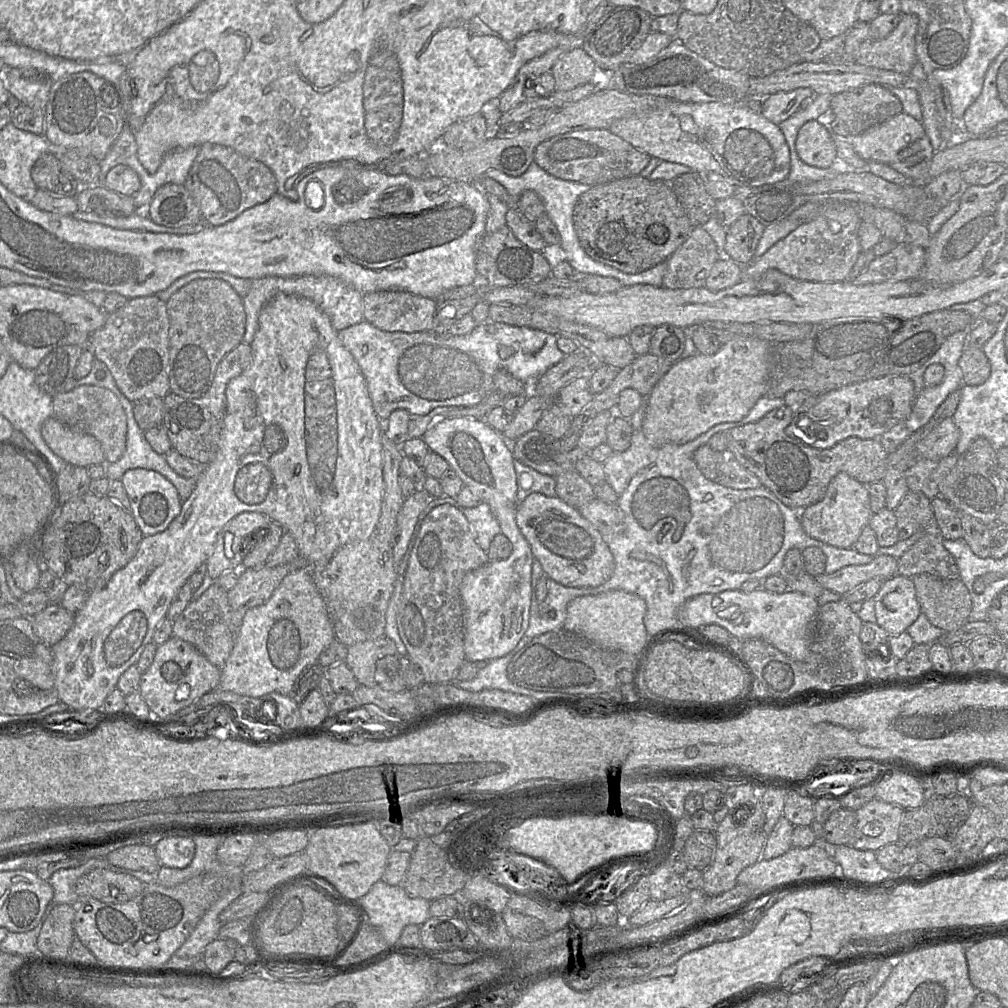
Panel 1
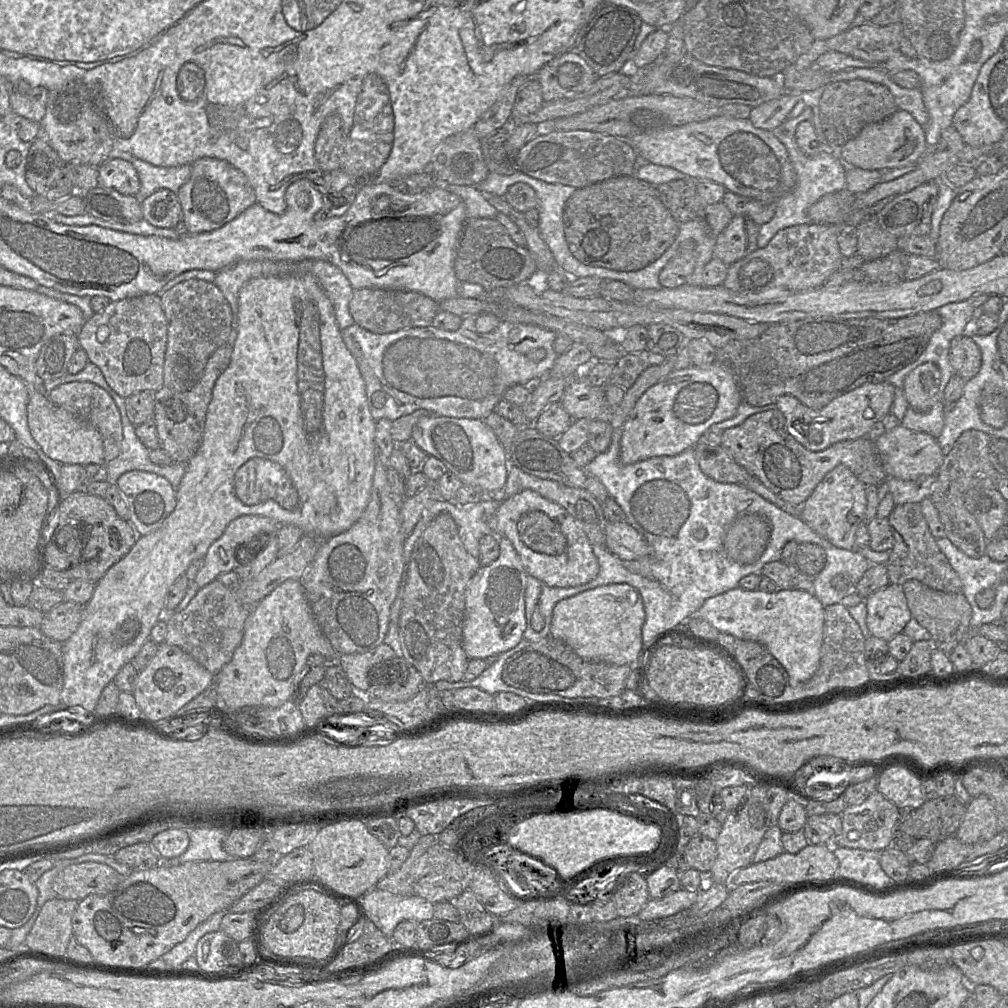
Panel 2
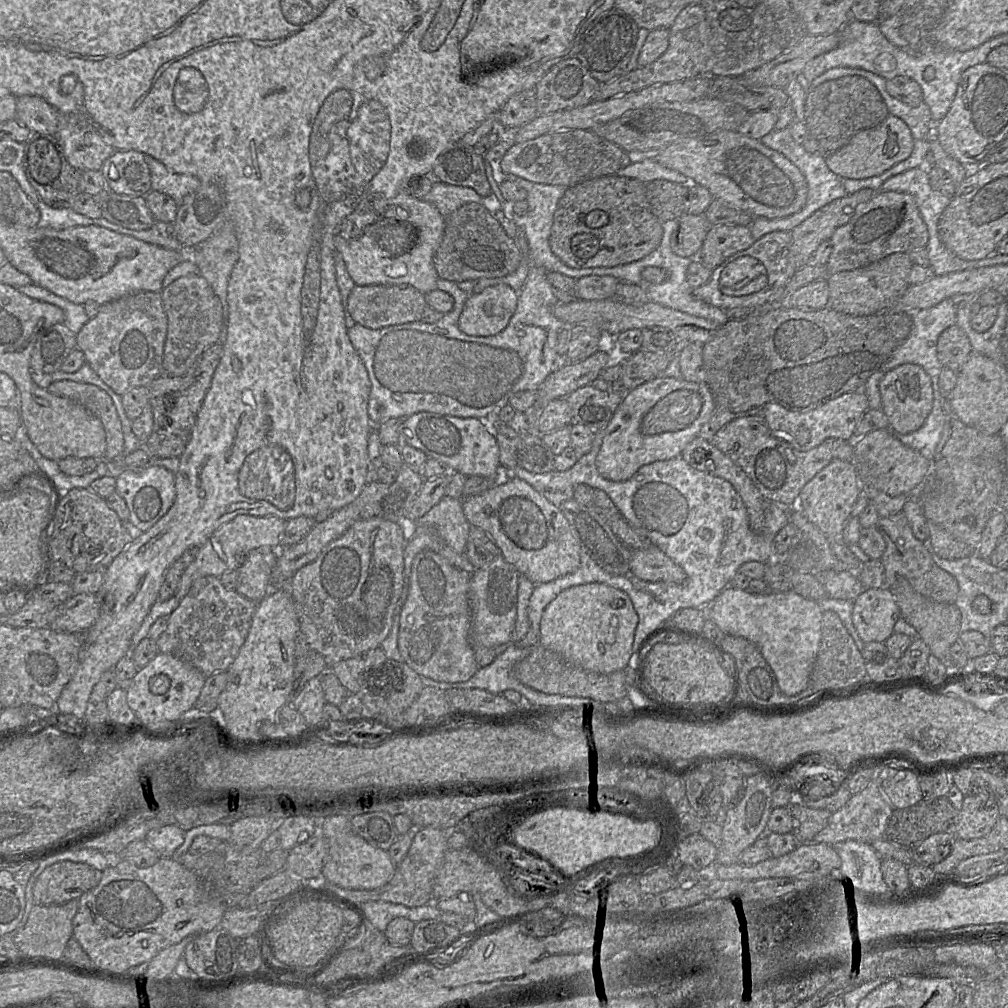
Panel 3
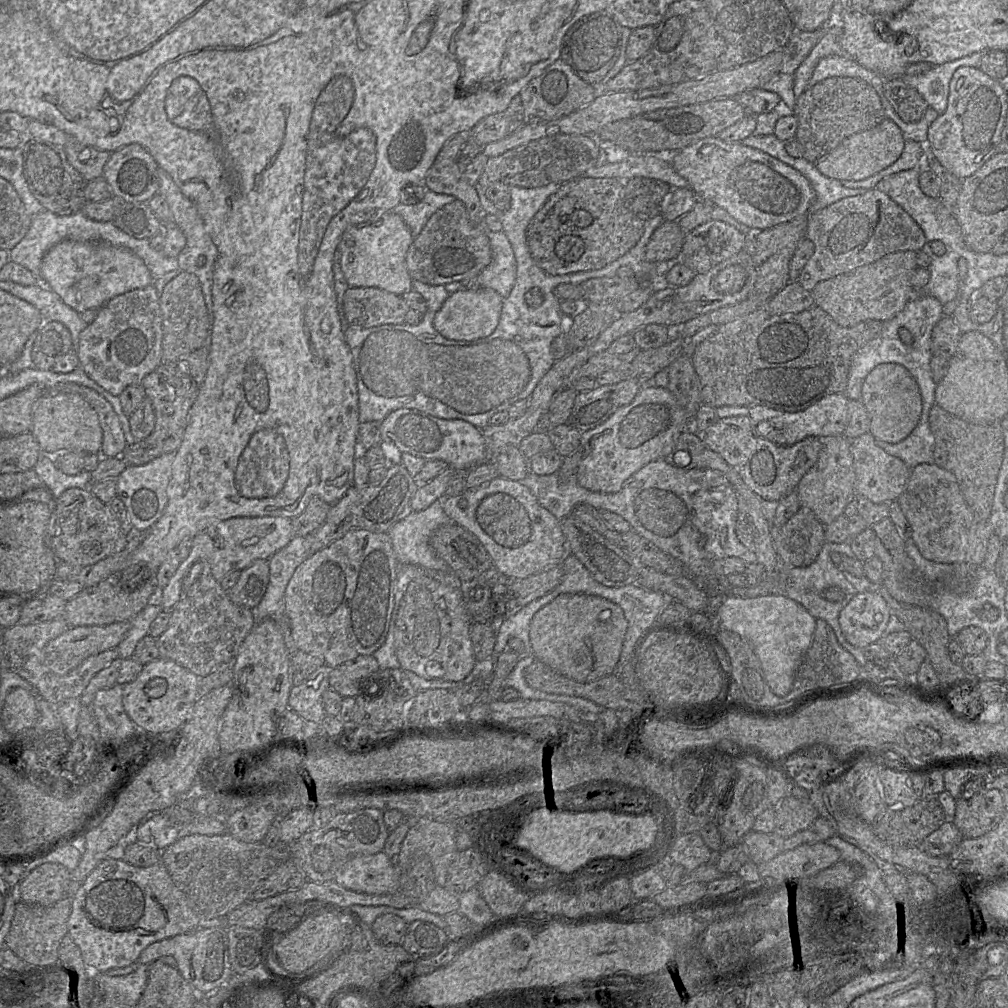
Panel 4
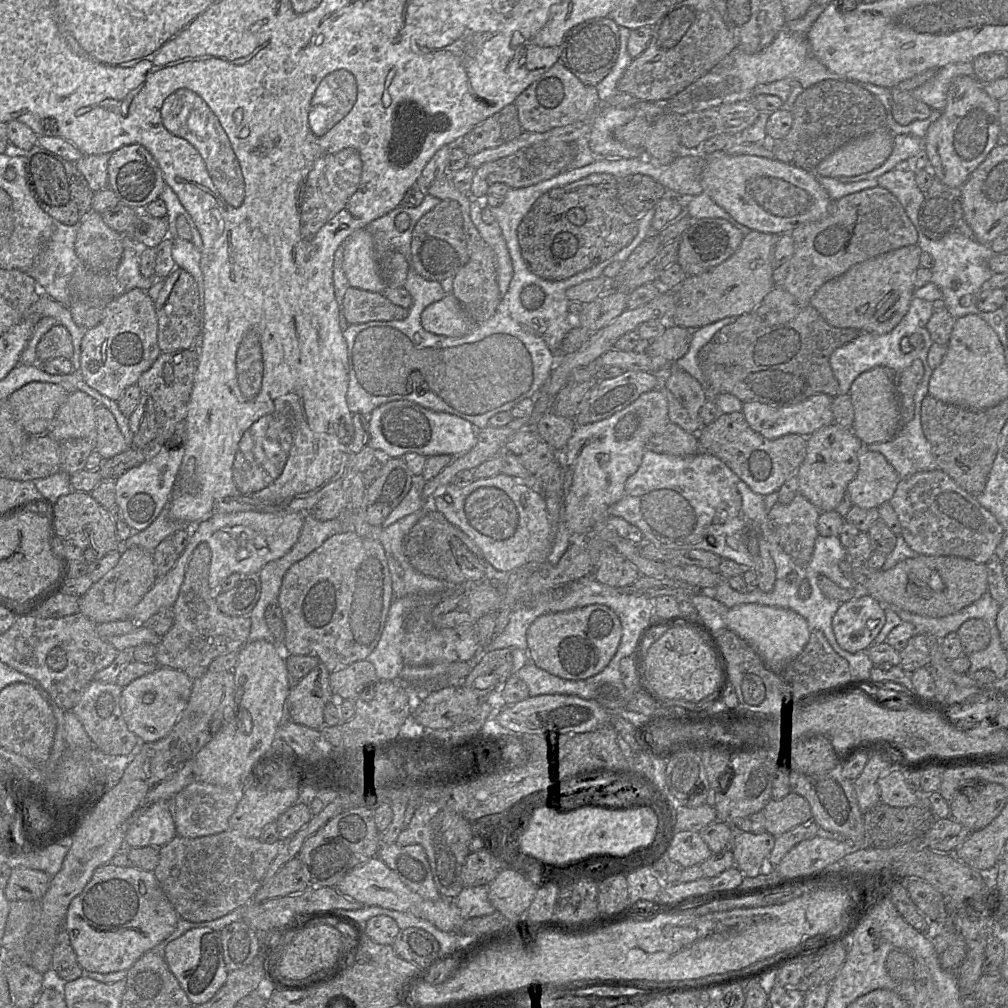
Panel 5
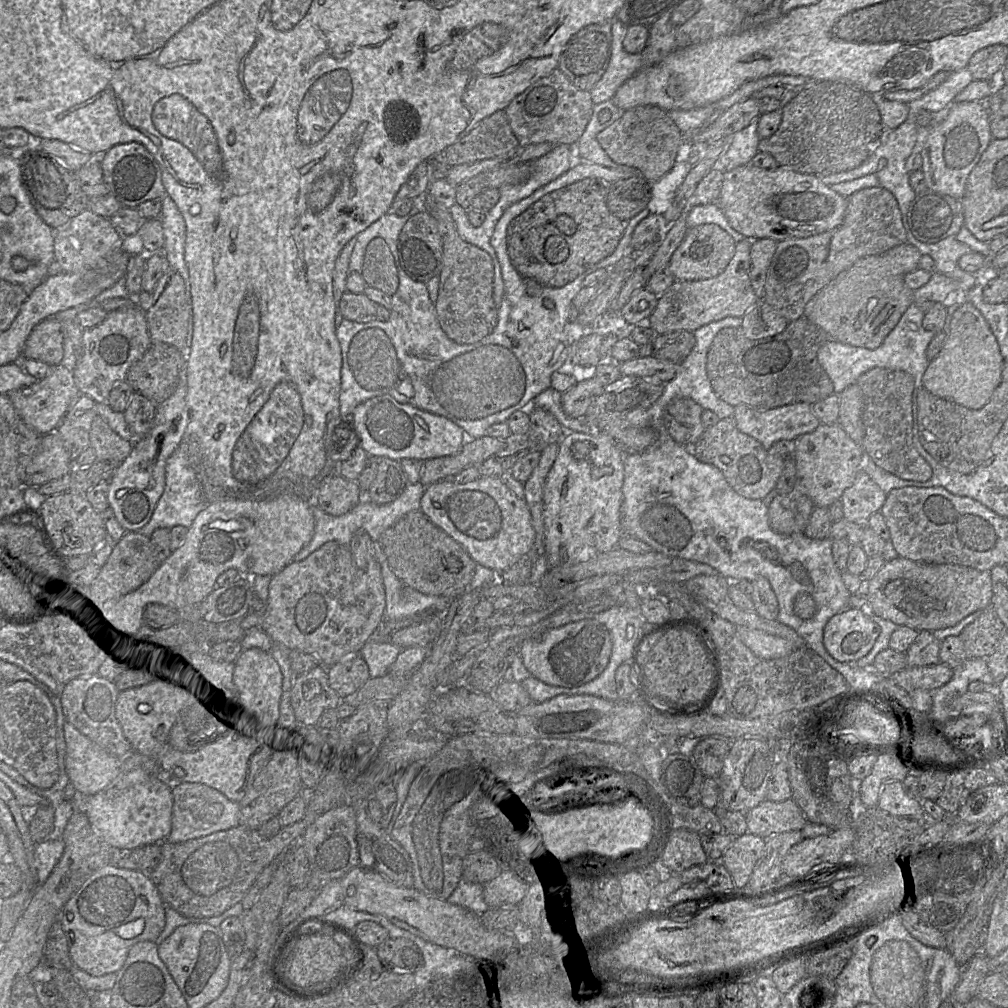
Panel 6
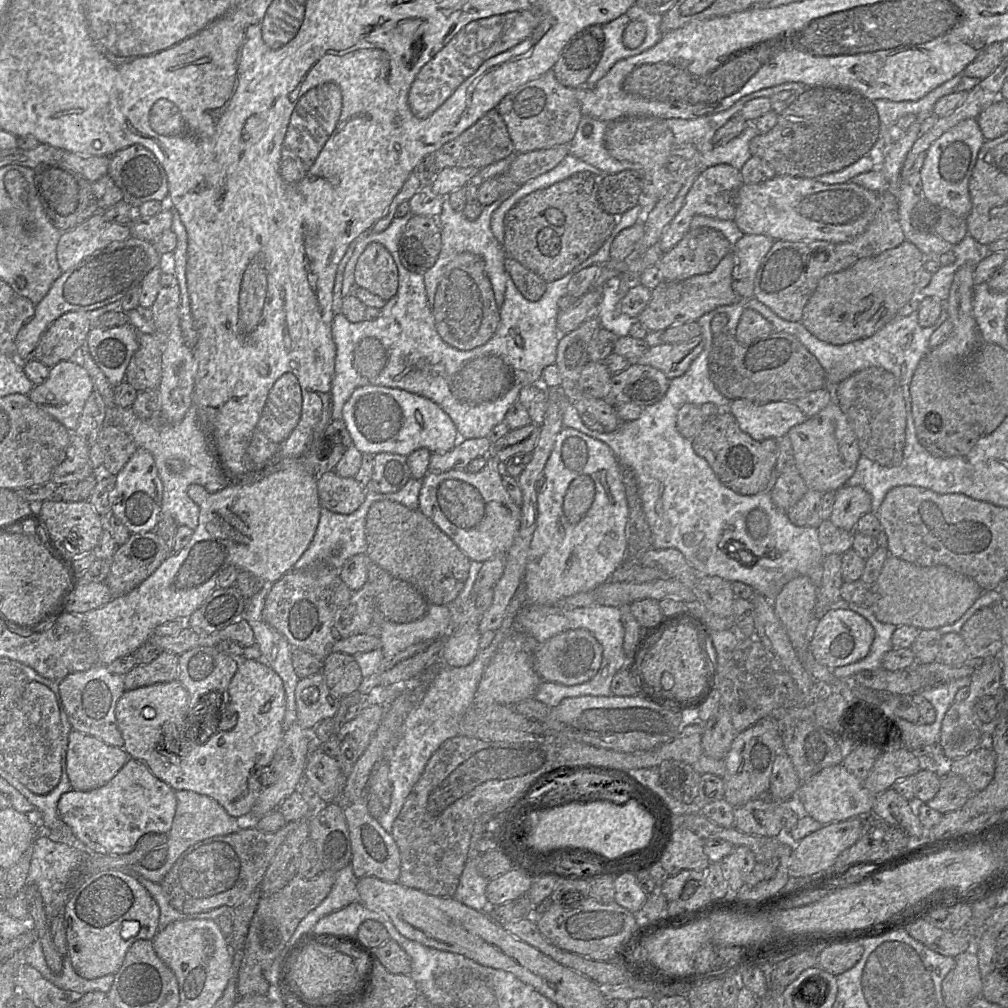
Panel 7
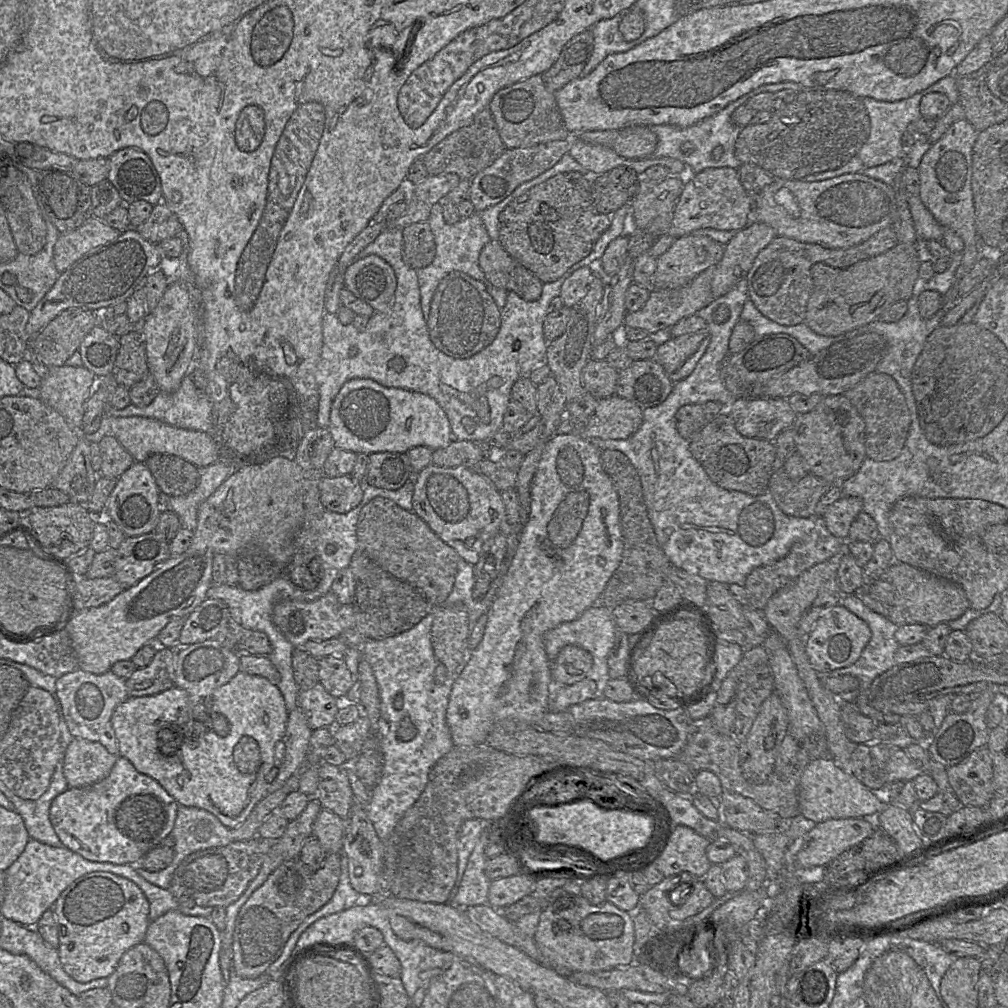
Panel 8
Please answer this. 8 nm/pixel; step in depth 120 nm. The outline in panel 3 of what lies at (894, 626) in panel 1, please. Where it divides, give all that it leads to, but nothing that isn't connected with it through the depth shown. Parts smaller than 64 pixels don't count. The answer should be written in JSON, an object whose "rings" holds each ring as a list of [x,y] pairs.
{"rings":[[[886,586],[864,589],[853,601],[852,623],[864,643],[885,643],[900,617],[894,595]]]}

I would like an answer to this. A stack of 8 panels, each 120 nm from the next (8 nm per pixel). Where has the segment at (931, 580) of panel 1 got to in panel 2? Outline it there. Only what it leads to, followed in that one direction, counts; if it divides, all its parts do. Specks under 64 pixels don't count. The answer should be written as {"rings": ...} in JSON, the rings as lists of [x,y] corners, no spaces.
{"rings":[[[908,580],[902,587],[912,618],[930,633],[934,648],[950,653],[970,635],[972,609],[963,593],[937,591],[917,580]]]}

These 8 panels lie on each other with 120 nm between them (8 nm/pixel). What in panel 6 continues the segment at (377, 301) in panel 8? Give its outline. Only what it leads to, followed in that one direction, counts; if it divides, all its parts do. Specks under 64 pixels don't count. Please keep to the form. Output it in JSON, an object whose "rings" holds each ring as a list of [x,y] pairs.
{"rings":[[[381,238],[372,239],[365,250],[360,271],[368,287],[392,296],[398,288],[398,269],[387,243]]]}

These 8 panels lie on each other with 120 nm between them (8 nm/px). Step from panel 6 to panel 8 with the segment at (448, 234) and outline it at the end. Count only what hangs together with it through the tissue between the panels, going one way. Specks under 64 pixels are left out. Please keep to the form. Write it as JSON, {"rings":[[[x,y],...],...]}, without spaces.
{"rings":[[[459,271],[450,272],[433,296],[427,327],[430,339],[442,353],[467,359],[490,345],[501,326],[501,311],[484,283]]]}

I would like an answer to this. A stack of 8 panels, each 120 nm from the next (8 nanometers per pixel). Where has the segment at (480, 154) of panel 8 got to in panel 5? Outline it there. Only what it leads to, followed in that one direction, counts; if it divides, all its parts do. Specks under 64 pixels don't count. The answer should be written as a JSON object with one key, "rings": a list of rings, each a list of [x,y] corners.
{"rings":[[[510,104],[474,127],[457,145],[472,156],[482,150],[503,145],[518,137],[522,131],[517,108]]]}

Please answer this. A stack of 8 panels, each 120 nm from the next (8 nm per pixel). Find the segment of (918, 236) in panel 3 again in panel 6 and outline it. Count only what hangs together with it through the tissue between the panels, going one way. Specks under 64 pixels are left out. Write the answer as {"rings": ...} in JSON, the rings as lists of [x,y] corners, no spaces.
{"rings":[[[883,187],[861,189],[847,198],[842,223],[831,231],[777,242],[763,287],[762,300],[789,322],[801,317],[806,304],[858,259],[907,243],[903,216],[893,194]]]}

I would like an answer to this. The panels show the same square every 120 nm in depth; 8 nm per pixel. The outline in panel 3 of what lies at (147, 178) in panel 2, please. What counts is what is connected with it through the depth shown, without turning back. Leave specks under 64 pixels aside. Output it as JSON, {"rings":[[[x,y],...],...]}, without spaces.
{"rings":[[[145,155],[145,161],[150,169],[152,191],[170,196],[178,206],[200,185],[198,178],[170,171],[162,162],[150,155]]]}

